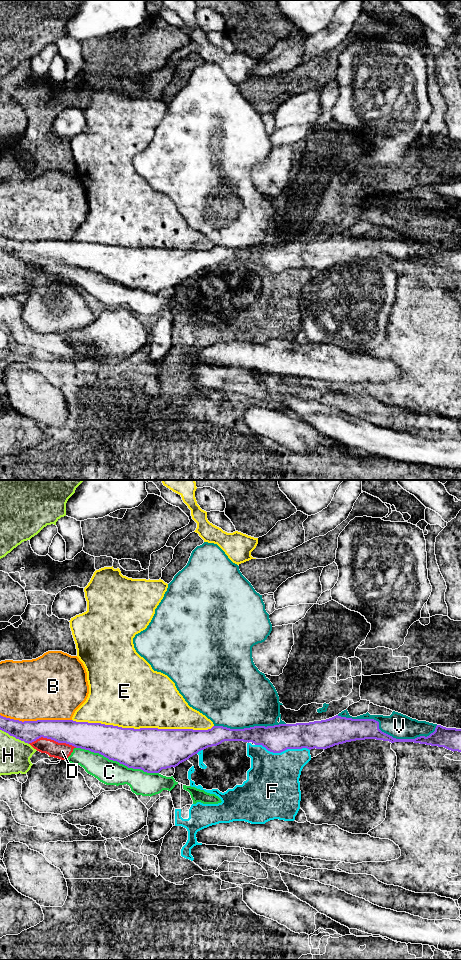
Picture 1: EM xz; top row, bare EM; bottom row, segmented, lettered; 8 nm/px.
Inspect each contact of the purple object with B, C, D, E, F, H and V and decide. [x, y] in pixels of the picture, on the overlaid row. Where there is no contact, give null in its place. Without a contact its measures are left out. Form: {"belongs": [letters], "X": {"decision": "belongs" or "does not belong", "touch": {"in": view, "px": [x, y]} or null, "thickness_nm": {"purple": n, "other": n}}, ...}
{"belongs": [], "B": {"decision": "does not belong", "touch": {"in": "xz", "px": [36, 721]}, "thickness_nm": {"purple": 190, "other": 480}}, "C": {"decision": "does not belong", "touch": {"in": "xz", "px": [117, 761]}, "thickness_nm": {"purple": 340, "other": 200}}, "D": {"decision": "does not belong", "touch": {"in": "xz", "px": [52, 739]}, "thickness_nm": {"purple": 220, "other": 130}}, "E": {"decision": "does not belong", "touch": {"in": "xz", "px": [143, 728]}, "thickness_nm": {"purple": 360, "other": 480}}, "F": {"decision": "does not belong", "touch": {"in": "xz", "px": [282, 751]}, "thickness_nm": {"purple": 220, "other": 420}}, "H": {"decision": "does not belong", "touch": {"in": "xz", "px": [14, 736]}, "thickness_nm": {"purple": 180, "other": 240}}, "V": {"decision": "does not belong", "touch": {"in": "xz", "px": [385, 733]}, "thickness_nm": {"purple": 180, "other": 200}}}

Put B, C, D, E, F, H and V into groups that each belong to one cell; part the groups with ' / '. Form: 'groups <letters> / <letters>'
groups B / C D / E / F / H / V

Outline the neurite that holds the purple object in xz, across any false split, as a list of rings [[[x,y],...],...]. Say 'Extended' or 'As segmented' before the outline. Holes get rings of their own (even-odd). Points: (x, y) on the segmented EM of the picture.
As segmented. [[[0,715],[0,730],[25,743],[43,737],[58,743],[99,753],[128,768],[147,773],[176,767],[199,751],[224,741],[252,742],[268,751],[281,753],[287,749],[327,749],[346,742],[376,739],[414,742],[444,747],[461,752],[461,729],[437,725],[429,736],[396,739],[379,729],[374,719],[352,719],[341,716],[309,723],[254,726],[230,729],[213,726],[208,730],[122,728],[101,723],[73,720],[19,721]]]

